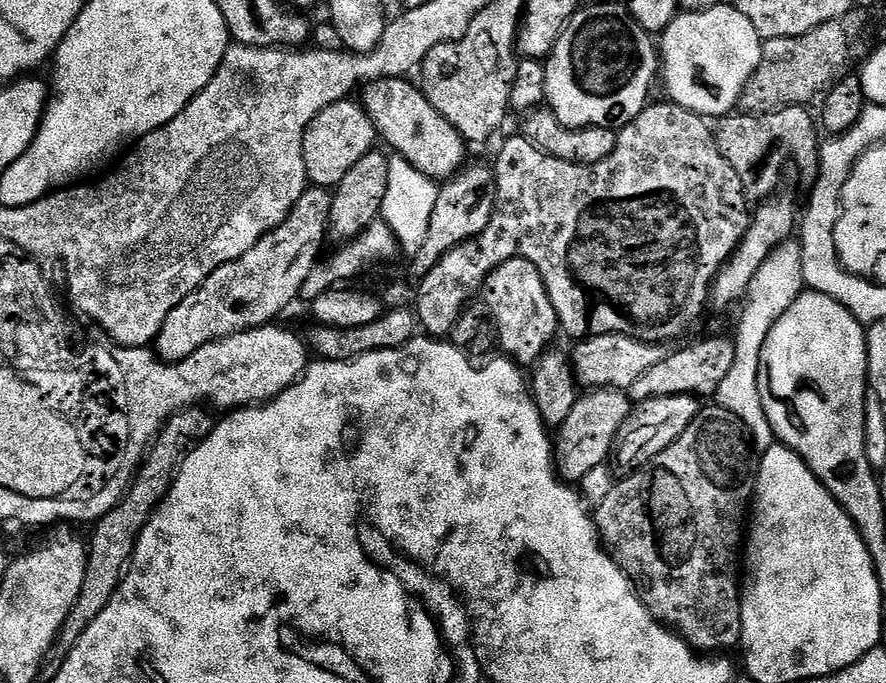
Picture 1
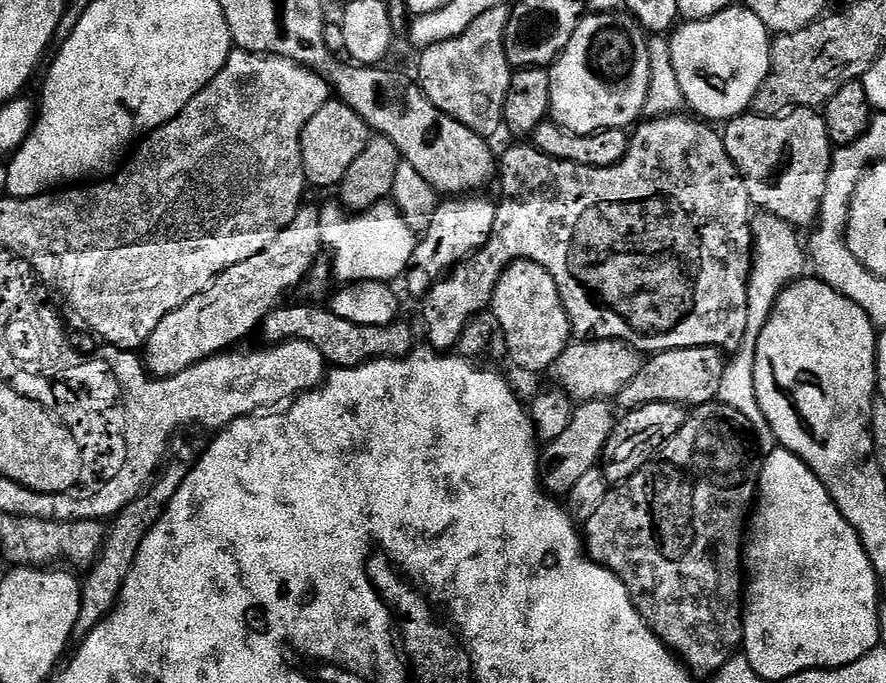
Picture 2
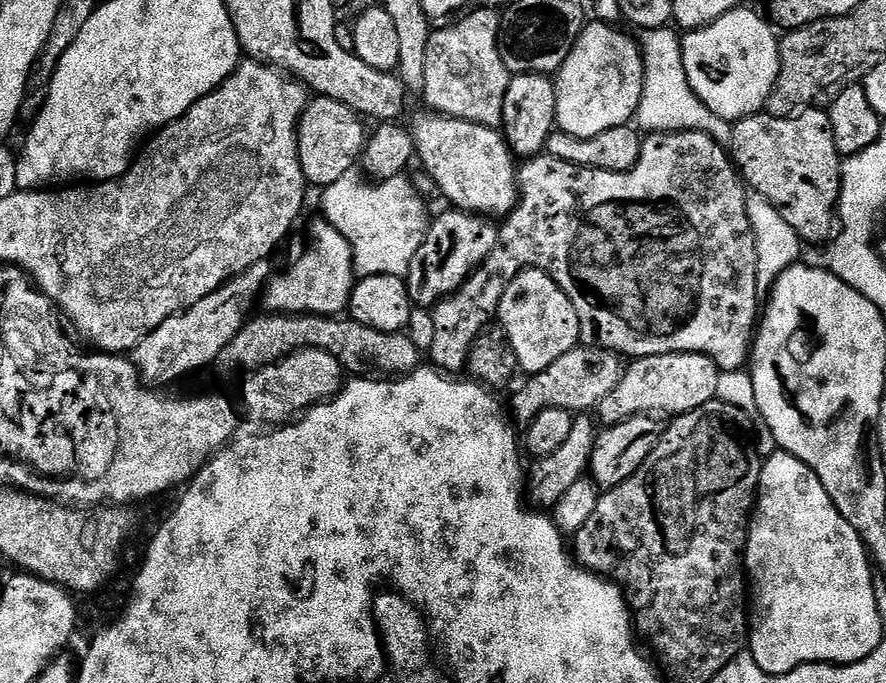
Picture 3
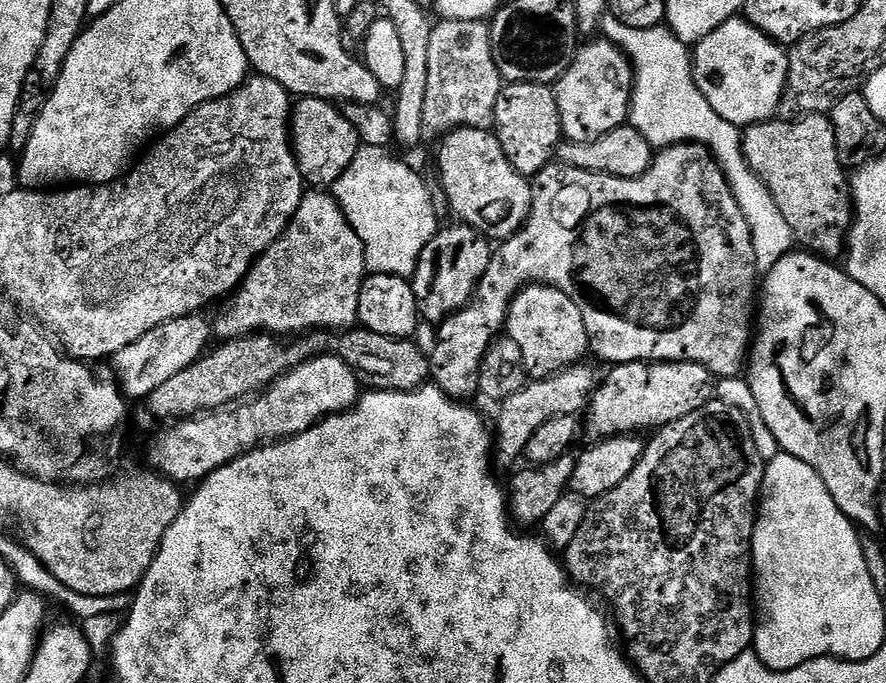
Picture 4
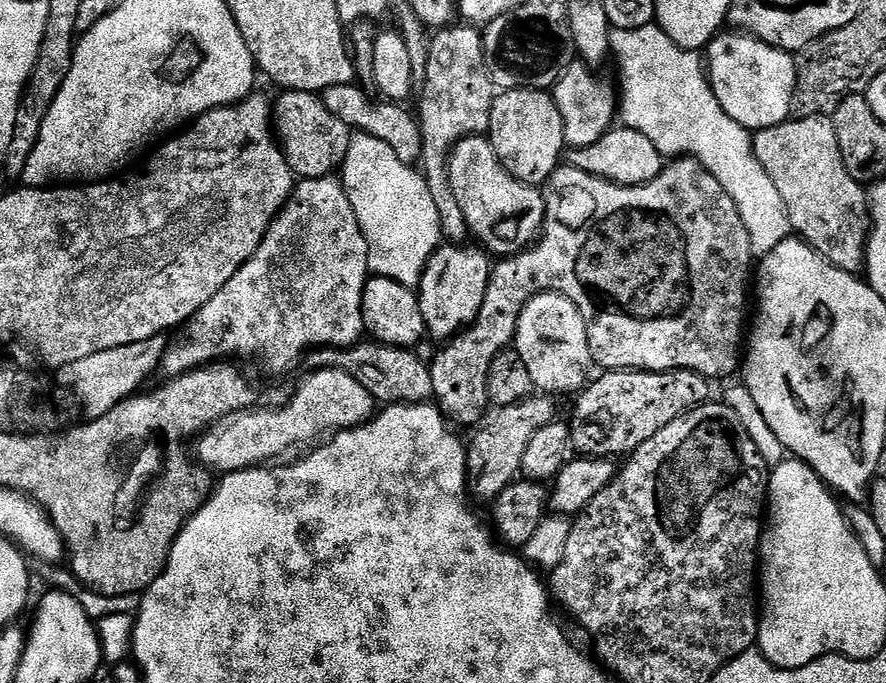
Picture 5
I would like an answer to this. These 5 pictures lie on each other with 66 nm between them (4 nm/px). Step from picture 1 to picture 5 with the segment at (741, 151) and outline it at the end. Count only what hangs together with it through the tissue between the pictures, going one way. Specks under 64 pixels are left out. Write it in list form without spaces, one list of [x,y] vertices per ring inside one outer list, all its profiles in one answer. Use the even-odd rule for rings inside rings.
[[[827,116],[789,118],[785,124],[755,133],[752,145],[758,162],[762,162],[774,186],[778,186],[782,202],[786,202],[793,233],[843,272],[863,273],[870,231],[870,196],[865,185],[846,170],[831,119]]]

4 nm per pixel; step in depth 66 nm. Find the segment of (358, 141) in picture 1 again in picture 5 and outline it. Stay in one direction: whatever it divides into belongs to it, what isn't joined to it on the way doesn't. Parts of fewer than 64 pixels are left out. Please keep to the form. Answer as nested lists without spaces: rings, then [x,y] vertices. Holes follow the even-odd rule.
[[[284,90],[279,94],[281,96],[275,97],[272,110],[274,135],[293,173],[300,180],[317,180],[333,175],[343,165],[352,132],[341,119],[330,114],[317,93]]]

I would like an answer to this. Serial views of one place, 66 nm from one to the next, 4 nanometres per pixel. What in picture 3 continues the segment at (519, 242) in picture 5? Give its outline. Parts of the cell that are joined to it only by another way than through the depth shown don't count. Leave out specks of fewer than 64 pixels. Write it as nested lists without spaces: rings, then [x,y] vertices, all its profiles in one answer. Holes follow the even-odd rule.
[[[424,110],[410,123],[415,159],[432,179],[435,191],[449,200],[453,209],[485,218],[503,218],[516,209],[517,161],[507,140],[497,129],[474,122],[433,114]]]

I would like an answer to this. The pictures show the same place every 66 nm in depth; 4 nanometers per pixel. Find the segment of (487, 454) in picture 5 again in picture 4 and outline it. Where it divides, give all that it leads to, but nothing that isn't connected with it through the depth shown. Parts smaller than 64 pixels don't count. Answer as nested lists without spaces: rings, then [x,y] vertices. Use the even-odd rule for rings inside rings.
[[[588,362],[573,364],[541,380],[532,380],[524,385],[518,394],[510,394],[510,398],[499,401],[500,413],[494,424],[494,460],[497,465],[512,464],[523,457],[530,438],[534,438],[534,430],[550,418],[559,416],[579,417],[587,409],[588,401],[596,390],[598,375]],[[497,460],[497,461],[496,461]]]

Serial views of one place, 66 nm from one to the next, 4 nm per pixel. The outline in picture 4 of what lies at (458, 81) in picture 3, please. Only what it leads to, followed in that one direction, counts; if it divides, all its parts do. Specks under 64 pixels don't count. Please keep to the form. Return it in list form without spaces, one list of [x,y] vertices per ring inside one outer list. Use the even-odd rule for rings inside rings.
[[[440,20],[433,23],[428,52],[426,106],[422,109],[429,133],[447,134],[455,128],[491,129],[502,81],[492,53],[492,30],[485,21]]]

